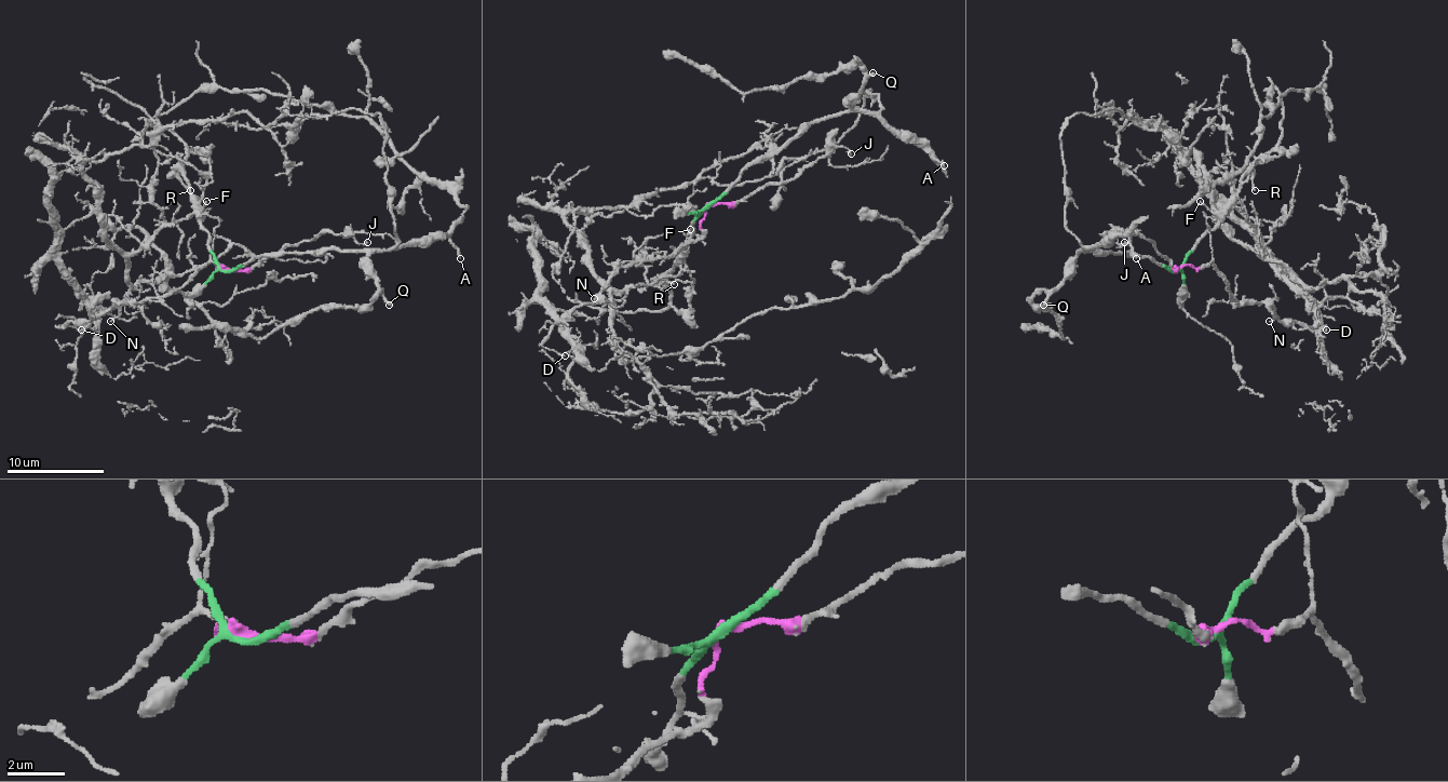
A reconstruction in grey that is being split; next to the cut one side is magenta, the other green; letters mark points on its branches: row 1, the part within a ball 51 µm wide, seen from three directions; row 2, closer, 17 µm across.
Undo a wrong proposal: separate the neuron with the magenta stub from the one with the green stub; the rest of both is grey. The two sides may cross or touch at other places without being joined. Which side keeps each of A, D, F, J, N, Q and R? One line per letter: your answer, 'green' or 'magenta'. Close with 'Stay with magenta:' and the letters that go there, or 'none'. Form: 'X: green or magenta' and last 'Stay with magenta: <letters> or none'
A: green
D: magenta
F: green
J: magenta
N: magenta
Q: green
R: green
Stay with magenta: D, J, N

